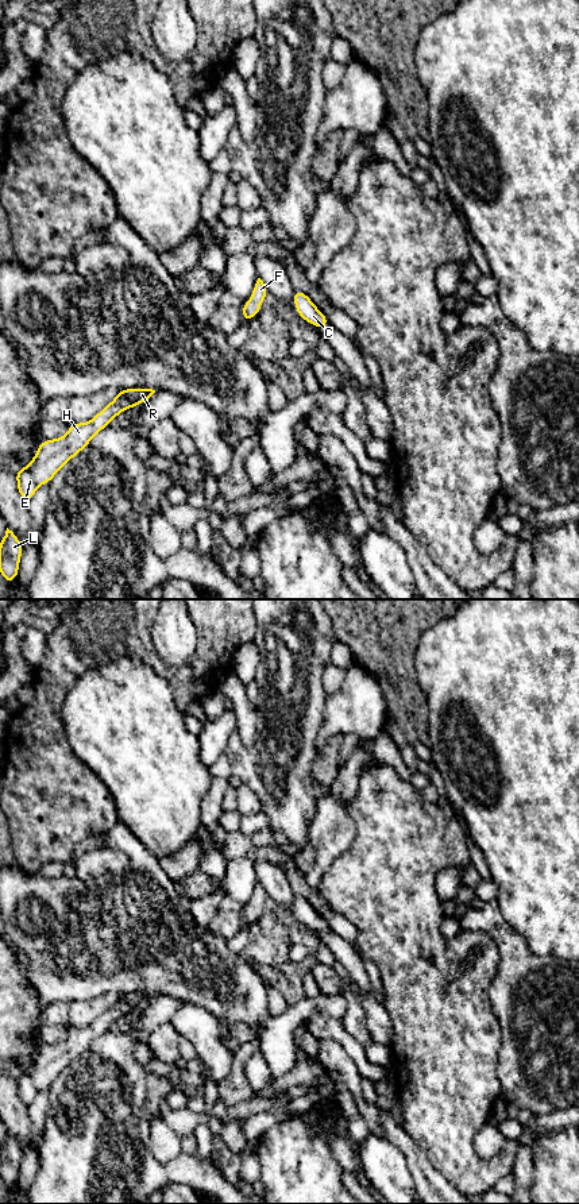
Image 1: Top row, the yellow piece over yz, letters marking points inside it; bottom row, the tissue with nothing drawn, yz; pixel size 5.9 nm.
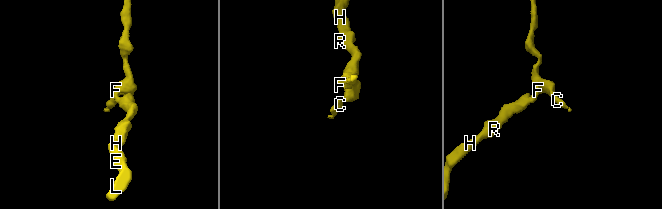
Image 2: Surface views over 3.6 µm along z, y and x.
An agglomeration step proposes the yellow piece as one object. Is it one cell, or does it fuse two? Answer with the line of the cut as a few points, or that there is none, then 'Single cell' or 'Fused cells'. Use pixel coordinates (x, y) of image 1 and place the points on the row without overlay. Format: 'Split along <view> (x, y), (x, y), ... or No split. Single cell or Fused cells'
No split. Single cell

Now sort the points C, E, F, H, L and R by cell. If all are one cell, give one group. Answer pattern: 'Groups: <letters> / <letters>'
Groups: C E F H L R

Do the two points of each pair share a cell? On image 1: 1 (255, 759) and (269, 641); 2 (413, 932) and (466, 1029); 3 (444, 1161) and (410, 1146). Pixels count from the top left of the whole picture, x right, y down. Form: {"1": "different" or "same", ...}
{"1": "same", "2": "same", "3": "different"}

